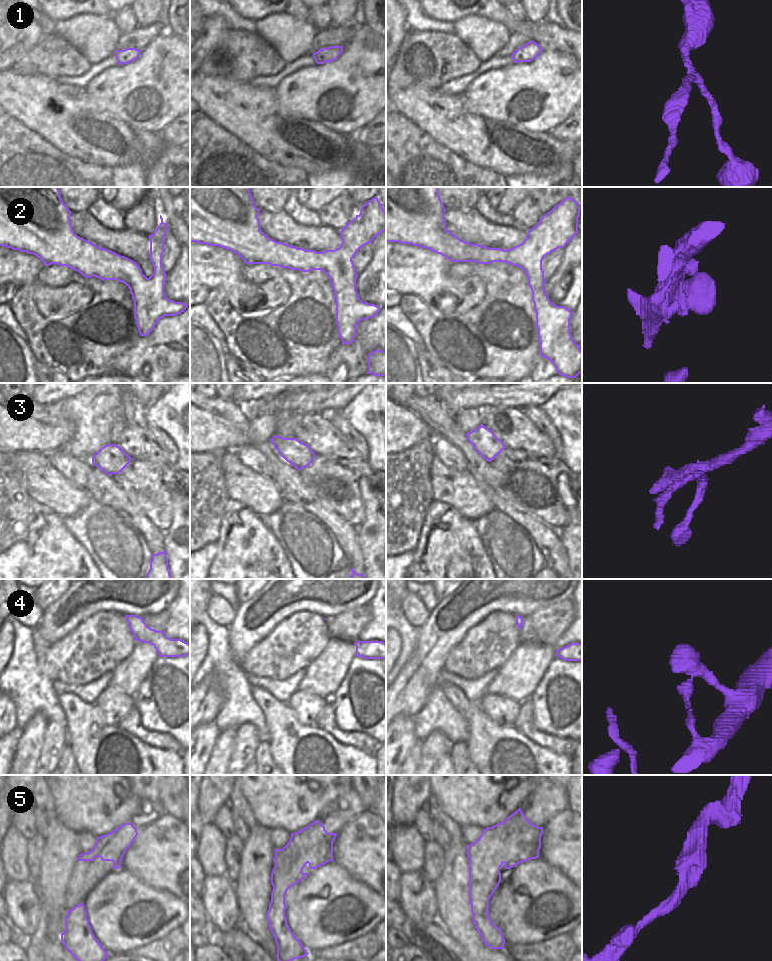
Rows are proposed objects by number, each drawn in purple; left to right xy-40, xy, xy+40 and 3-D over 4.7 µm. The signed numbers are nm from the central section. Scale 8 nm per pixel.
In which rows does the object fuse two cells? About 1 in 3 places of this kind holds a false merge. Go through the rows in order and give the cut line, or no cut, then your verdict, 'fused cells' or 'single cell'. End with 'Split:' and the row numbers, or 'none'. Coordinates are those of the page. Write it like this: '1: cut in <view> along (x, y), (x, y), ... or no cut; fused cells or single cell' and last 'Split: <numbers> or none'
1: no cut; single cell
2: no cut; single cell
3: cut in xy+40 along (497, 438), (494, 445), (482, 456); fused cells
4: no cut; single cell
5: no cut; single cell
Split: 3

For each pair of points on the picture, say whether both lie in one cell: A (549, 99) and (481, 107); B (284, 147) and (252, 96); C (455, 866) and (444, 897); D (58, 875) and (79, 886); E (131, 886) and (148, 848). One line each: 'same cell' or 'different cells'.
A: same cell
B: same cell
C: same cell
D: different cells
E: different cells

